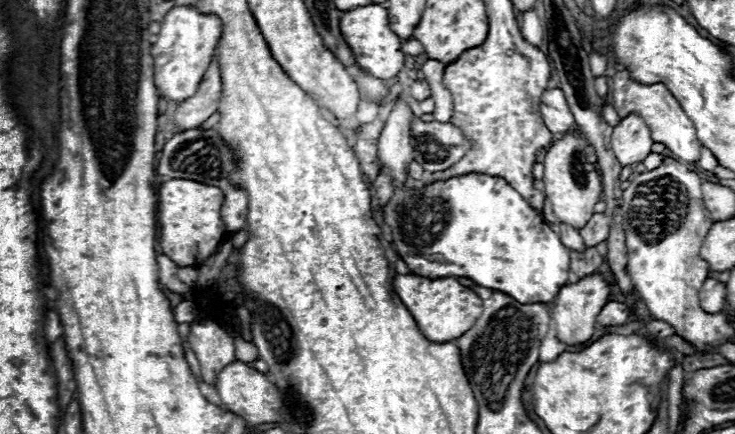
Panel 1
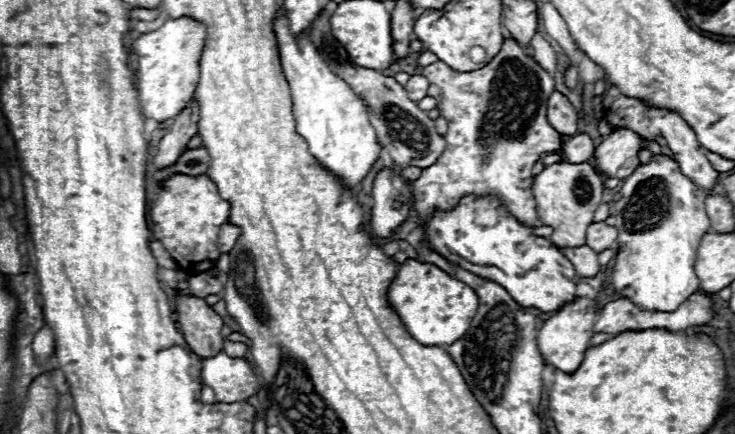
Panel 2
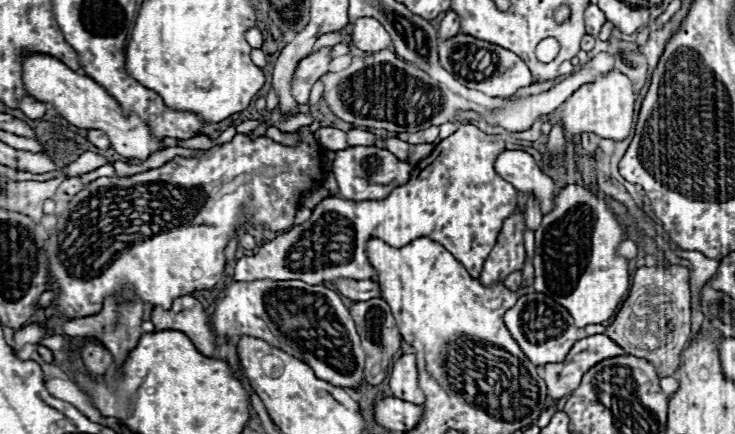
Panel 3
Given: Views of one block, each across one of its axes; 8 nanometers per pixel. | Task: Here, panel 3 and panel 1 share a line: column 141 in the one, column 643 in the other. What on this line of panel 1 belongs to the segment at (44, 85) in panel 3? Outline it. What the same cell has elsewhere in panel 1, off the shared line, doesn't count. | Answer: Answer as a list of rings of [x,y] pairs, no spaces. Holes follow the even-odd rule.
[[[628,114],[614,126],[610,146],[622,166],[632,162],[642,162],[650,154],[650,146],[654,144],[650,136],[650,128],[642,122],[642,116]]]

